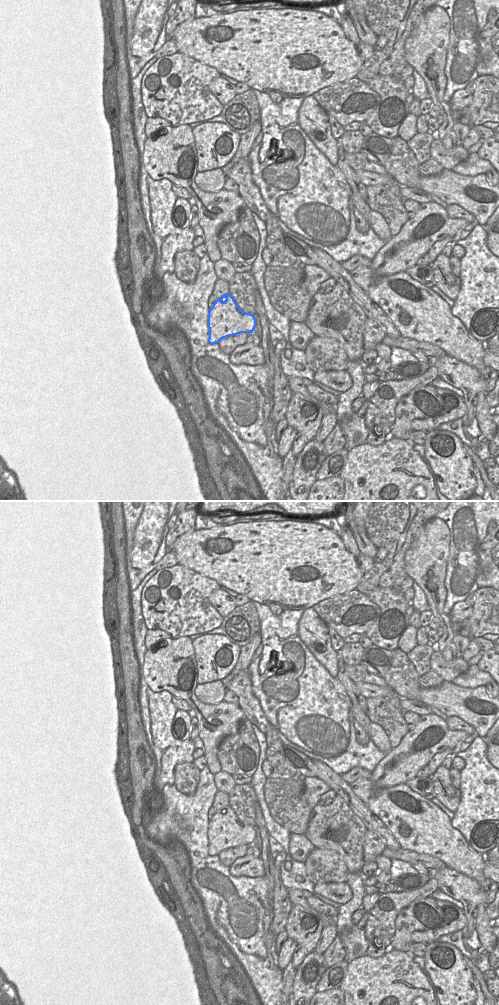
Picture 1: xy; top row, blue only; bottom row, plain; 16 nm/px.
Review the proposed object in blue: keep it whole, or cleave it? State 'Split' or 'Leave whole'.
Leave whole.

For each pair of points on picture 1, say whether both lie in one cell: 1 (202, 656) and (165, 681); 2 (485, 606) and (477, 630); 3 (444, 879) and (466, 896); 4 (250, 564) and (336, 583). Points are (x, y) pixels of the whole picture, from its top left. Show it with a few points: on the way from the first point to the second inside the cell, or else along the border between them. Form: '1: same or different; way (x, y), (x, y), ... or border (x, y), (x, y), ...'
1: different; border (191, 641), (194, 647), (196, 681), (198, 683)
2: same; way (485, 612), (485, 619), (481, 624)
3: same; way (449, 881), (461, 891)
4: same; way (271, 563), (305, 563), (307, 561), (315, 566)

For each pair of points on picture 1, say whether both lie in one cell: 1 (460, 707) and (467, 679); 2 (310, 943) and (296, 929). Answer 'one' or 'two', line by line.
1: two
2: one

